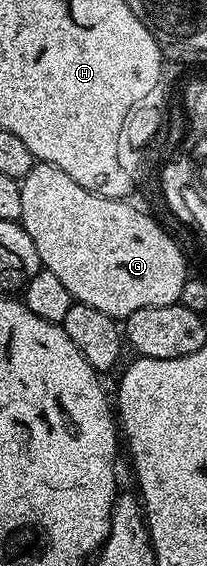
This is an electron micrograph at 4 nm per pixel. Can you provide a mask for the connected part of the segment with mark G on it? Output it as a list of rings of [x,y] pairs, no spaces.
[[[35,164],[33,171],[27,177],[22,178],[21,182],[22,194],[20,199],[23,203],[24,211],[22,212],[20,224],[22,228],[28,231],[32,243],[36,243],[36,255],[42,260],[42,268],[52,271],[52,275],[56,275],[56,279],[60,279],[60,283],[64,283],[64,287],[68,287],[71,298],[77,304],[96,307],[96,311],[104,311],[104,315],[115,319],[128,318],[144,307],[164,307],[165,305],[179,304],[180,291],[184,291],[184,283],[188,276],[186,257],[182,254],[181,247],[166,234],[166,229],[160,222],[153,221],[144,210],[137,209],[134,205],[129,205],[131,203],[129,200],[116,197],[101,197],[92,191],[84,191],[84,187],[80,187],[80,183],[76,183],[76,179],[68,179],[68,175],[64,175],[64,171],[60,171],[54,165]]]

